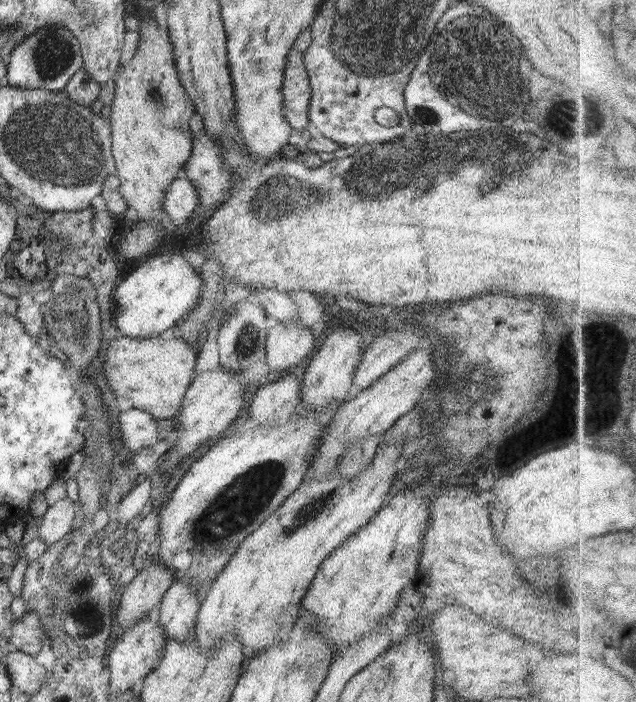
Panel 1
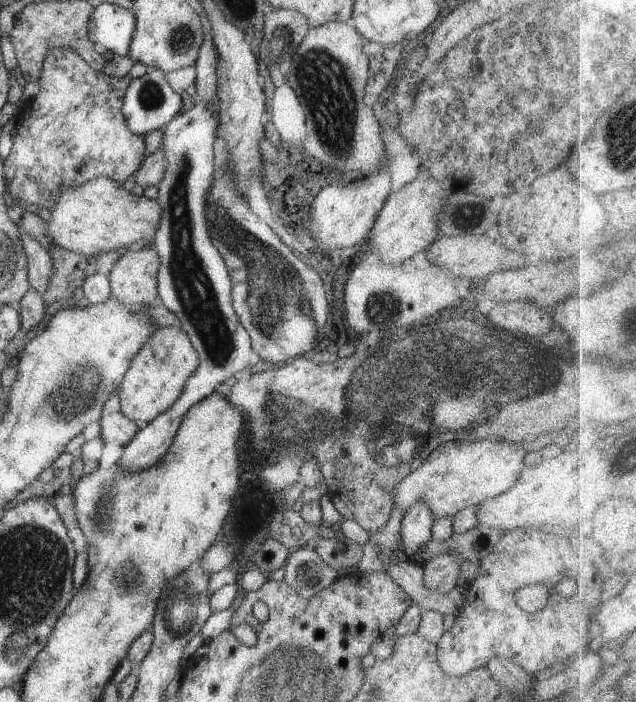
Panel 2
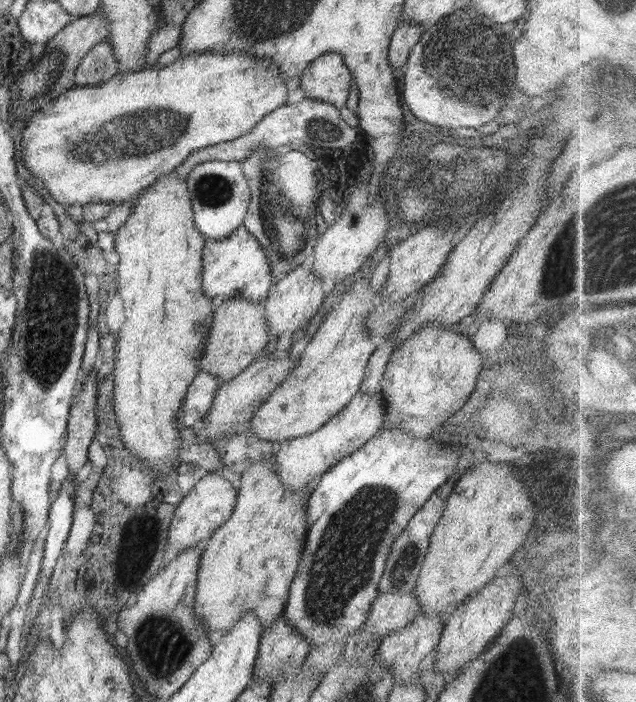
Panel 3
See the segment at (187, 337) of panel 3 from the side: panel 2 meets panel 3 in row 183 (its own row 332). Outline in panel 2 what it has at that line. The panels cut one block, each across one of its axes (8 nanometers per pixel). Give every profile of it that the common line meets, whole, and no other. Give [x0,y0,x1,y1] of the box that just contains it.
[117,327,199,426]

